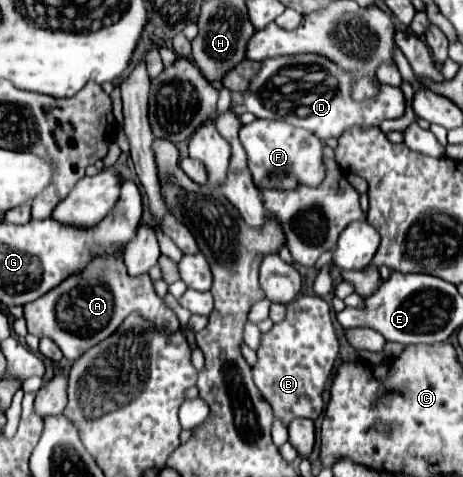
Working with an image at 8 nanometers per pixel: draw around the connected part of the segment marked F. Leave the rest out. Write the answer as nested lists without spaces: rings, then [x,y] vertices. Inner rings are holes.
[[[253,120],[247,126],[241,126],[239,140],[247,152],[249,170],[253,174],[253,180],[265,188],[283,188],[291,190],[299,184],[317,186],[323,178],[323,142],[309,134],[307,130],[287,126],[285,122],[273,122],[273,120]]]

